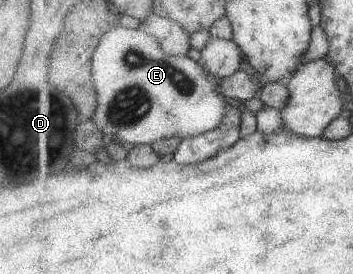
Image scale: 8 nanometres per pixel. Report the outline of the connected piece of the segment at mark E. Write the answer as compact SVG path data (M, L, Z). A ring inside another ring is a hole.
M116 26L101 36L93 58L93 83L97 89L98 106L93 119L104 134L129 142L134 147L152 145L166 138L188 138L218 128L228 108L226 95L214 90L215 83L206 69L187 55L168 56L152 34L138 28Z

